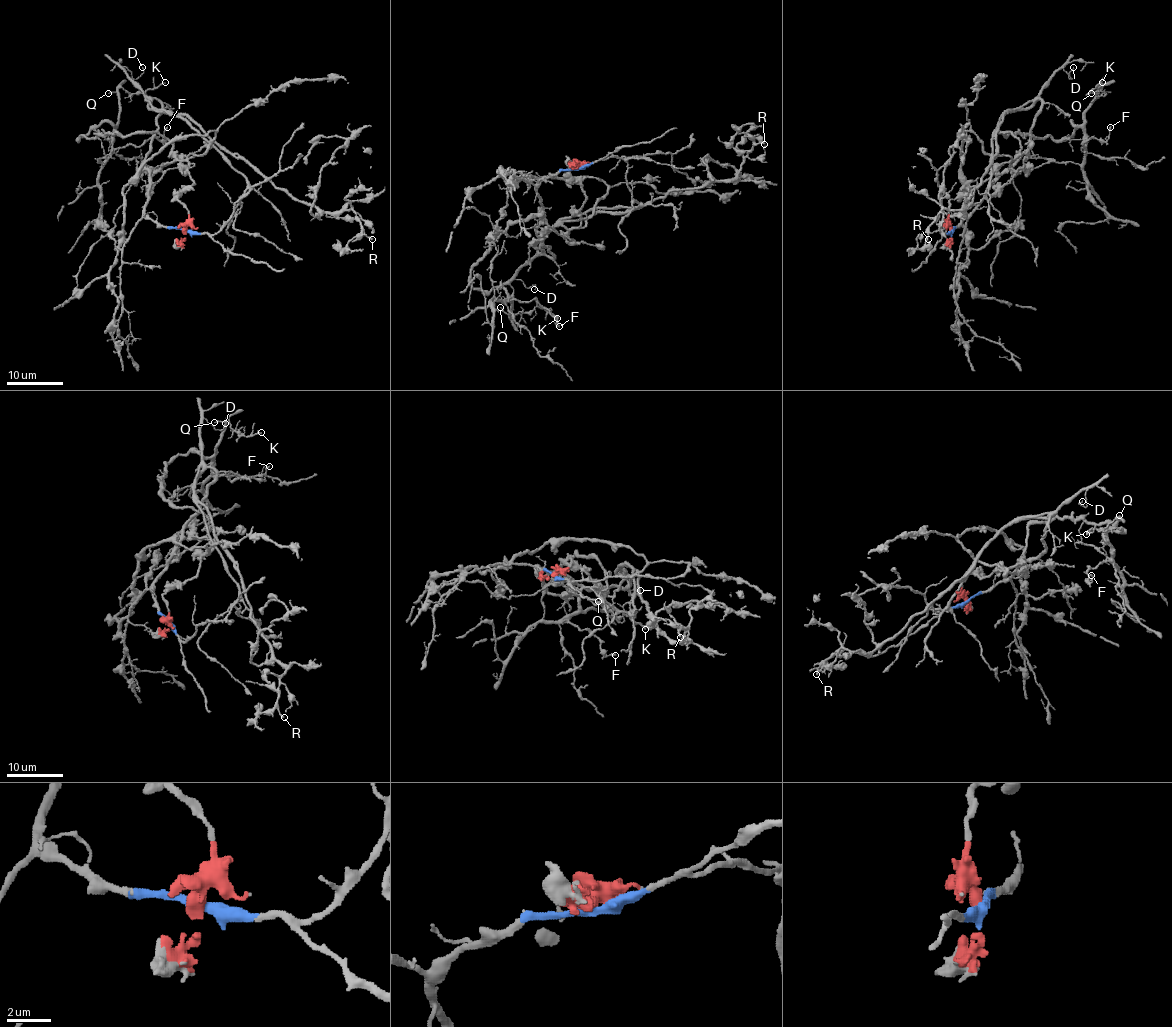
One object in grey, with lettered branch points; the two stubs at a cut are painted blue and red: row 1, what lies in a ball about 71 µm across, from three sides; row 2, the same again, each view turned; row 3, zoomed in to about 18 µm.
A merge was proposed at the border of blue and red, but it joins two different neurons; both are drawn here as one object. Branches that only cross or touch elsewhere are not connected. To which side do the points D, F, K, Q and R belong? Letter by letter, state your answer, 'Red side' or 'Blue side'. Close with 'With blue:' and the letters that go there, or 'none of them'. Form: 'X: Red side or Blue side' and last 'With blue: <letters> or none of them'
D: Blue side
F: Red side
K: Red side
Q: Red side
R: Blue side
With blue: D, R

